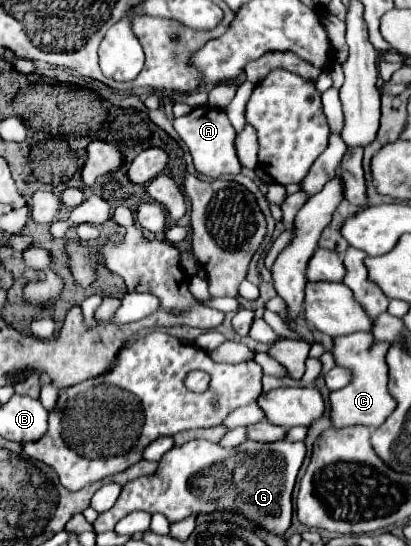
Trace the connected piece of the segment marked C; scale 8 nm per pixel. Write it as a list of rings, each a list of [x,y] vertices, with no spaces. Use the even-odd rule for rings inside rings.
[[[355,332],[347,336],[333,338],[333,356],[337,366],[345,366],[353,370],[353,382],[345,388],[331,392],[331,420],[335,428],[345,426],[367,426],[367,428],[379,428],[387,416],[395,410],[395,398],[391,398],[389,390],[385,388],[387,382],[387,354],[389,346],[387,342],[375,342],[373,334],[369,332]]]

